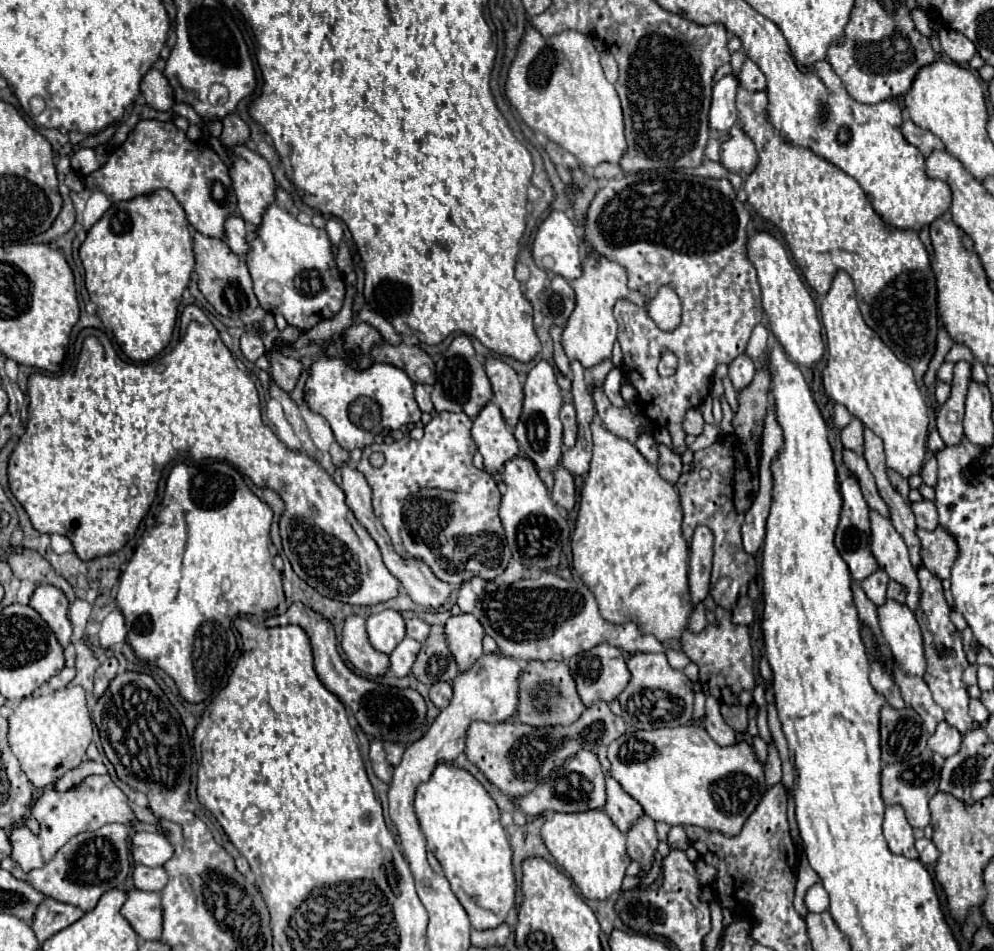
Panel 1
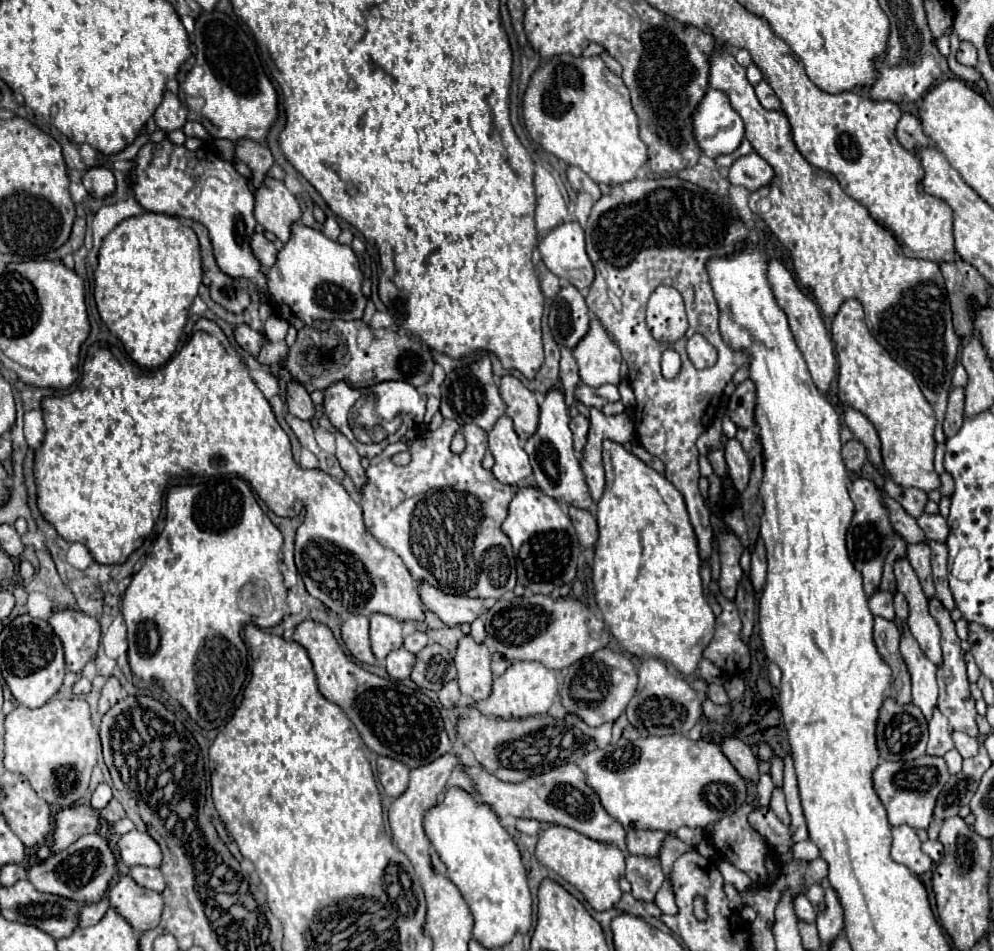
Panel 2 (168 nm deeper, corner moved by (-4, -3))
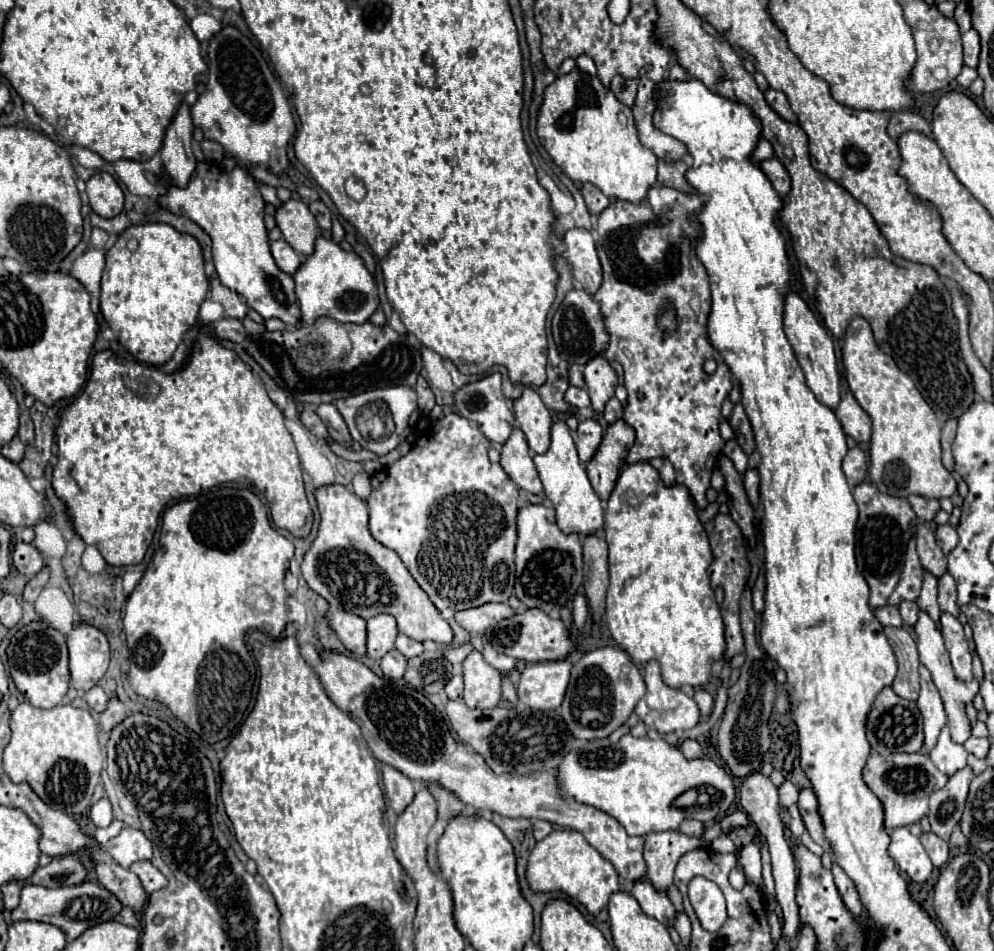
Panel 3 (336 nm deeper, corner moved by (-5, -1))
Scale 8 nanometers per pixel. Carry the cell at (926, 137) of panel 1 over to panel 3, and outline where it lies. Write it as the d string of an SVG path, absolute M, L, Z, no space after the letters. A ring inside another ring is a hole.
M906 110L890 114L886 132L888 132L888 136L890 136L892 140L896 140L900 134L904 134L904 132L908 132L908 130L916 130L916 132L930 134L930 126L928 126L928 122L926 122L922 116L918 116L918 114L914 114L914 112L906 112Z

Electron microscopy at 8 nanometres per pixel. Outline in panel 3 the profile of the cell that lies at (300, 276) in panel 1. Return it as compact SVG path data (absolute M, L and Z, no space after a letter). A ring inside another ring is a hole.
M318 238L316 250L294 274L296 296L302 310L302 322L314 324L320 316L330 316L342 324L364 324L378 308L378 292L372 274L366 270L362 258L356 252L342 250L334 240Z

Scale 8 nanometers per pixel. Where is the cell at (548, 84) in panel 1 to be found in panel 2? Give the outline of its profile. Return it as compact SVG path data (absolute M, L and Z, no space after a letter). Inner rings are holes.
M559 54L541 62L533 72L531 82L523 94L523 120L529 136L547 152L555 154L567 164L579 166L597 184L621 184L635 178L635 172L647 162L647 146L639 138L637 116L631 108L629 92L619 76L615 76L599 56Z

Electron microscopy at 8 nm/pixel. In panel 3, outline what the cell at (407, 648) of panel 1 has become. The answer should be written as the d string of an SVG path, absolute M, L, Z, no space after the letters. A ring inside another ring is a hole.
M390 650L382 660L380 660L382 674L390 680L400 680L406 670L406 658L398 650Z

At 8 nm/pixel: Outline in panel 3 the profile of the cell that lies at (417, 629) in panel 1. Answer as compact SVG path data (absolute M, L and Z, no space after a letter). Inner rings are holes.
M398 634L398 638L396 638L396 650L406 658L414 658L414 656L420 656L424 652L422 644L418 644L416 640L402 636L402 634Z

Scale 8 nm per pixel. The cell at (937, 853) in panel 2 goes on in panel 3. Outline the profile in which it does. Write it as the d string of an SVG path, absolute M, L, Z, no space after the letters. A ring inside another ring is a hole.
M932 832L930 834L922 834L920 840L922 840L922 844L924 844L924 848L926 848L926 852L928 852L928 856L930 856L932 864L934 864L934 868L942 868L950 858L948 842L944 842L942 838L934 836Z

